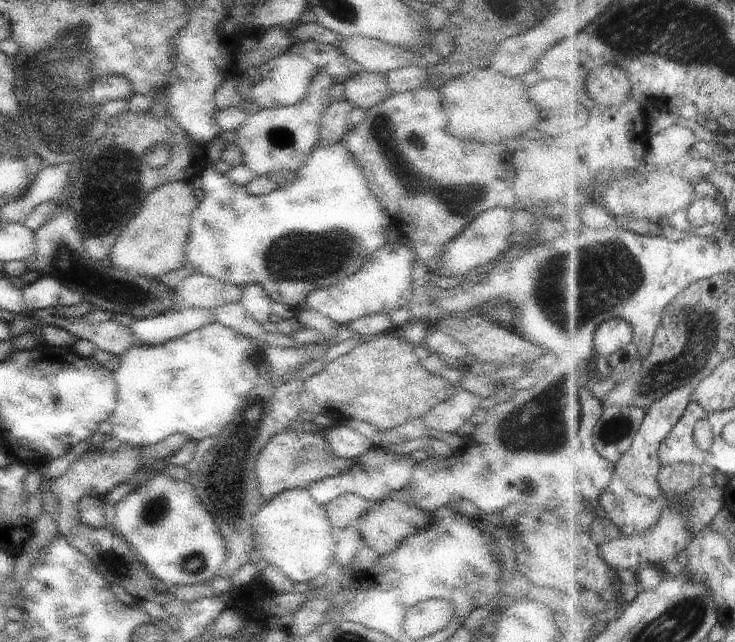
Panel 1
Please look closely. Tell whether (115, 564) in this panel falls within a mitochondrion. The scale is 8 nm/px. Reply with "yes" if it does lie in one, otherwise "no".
yes

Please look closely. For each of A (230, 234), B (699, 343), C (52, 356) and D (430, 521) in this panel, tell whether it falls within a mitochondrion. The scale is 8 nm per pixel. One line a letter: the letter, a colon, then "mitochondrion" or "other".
A: other
B: mitochondrion
C: other
D: other

